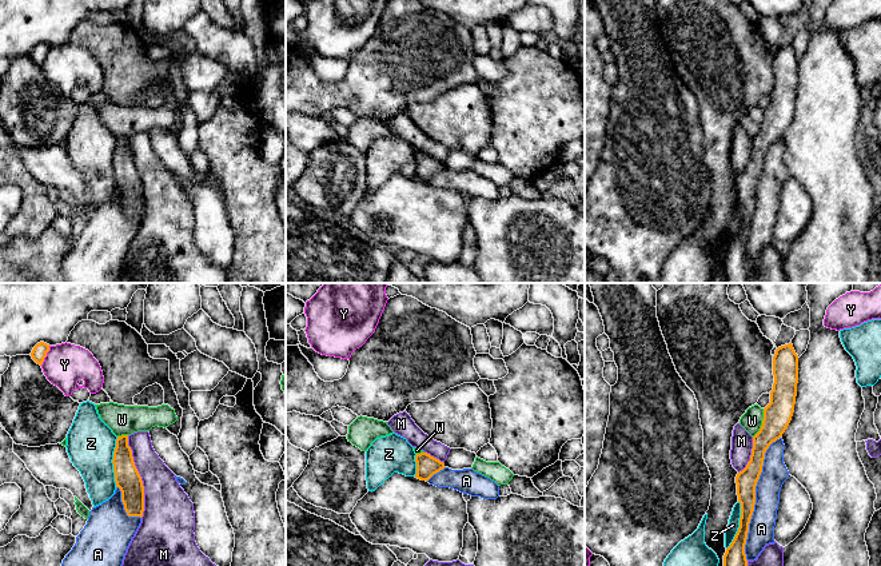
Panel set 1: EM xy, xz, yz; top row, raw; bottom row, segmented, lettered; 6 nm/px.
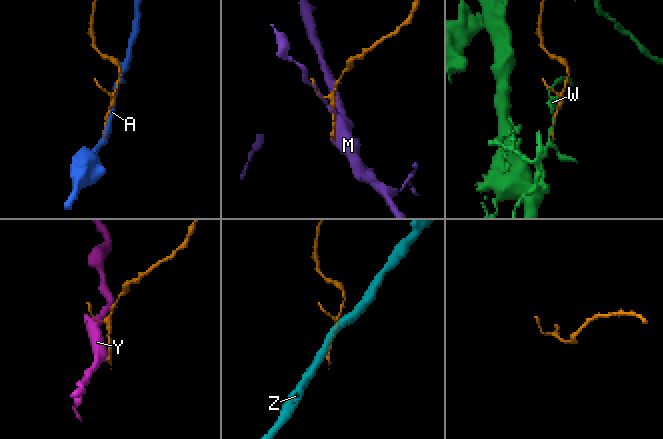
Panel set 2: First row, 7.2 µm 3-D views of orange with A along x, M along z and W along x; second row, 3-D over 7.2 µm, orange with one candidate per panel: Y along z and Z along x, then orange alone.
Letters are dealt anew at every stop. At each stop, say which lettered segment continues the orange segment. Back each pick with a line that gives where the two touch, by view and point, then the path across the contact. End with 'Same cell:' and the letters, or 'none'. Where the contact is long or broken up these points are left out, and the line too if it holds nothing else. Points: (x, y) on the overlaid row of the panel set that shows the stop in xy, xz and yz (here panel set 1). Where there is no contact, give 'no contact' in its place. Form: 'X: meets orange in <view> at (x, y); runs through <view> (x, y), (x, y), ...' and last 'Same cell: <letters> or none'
Same cell: none

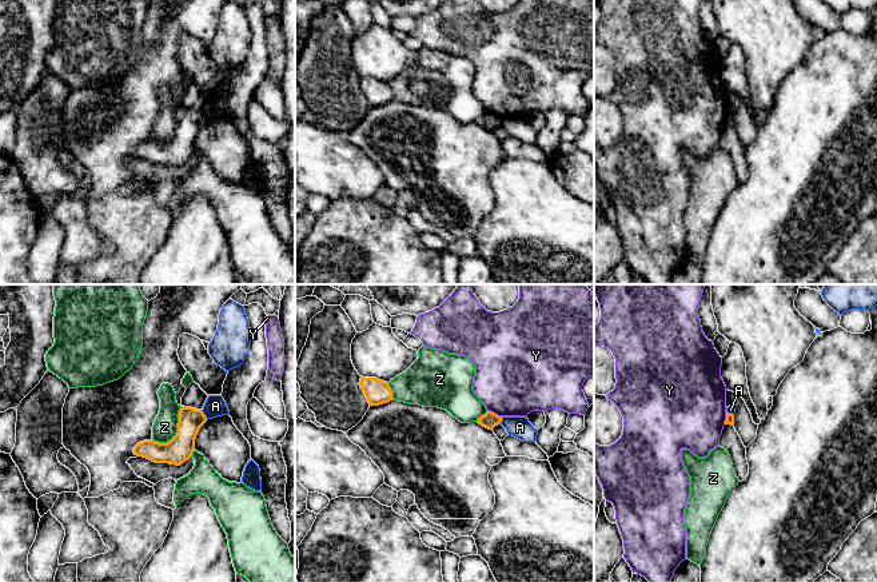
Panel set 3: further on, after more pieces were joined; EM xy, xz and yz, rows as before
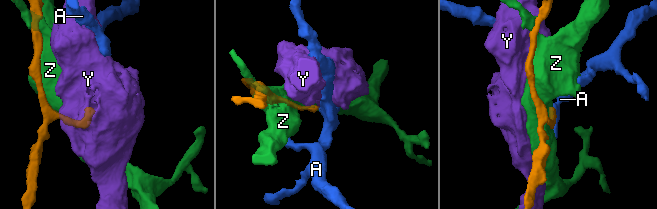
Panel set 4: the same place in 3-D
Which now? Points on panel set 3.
Same cell: none

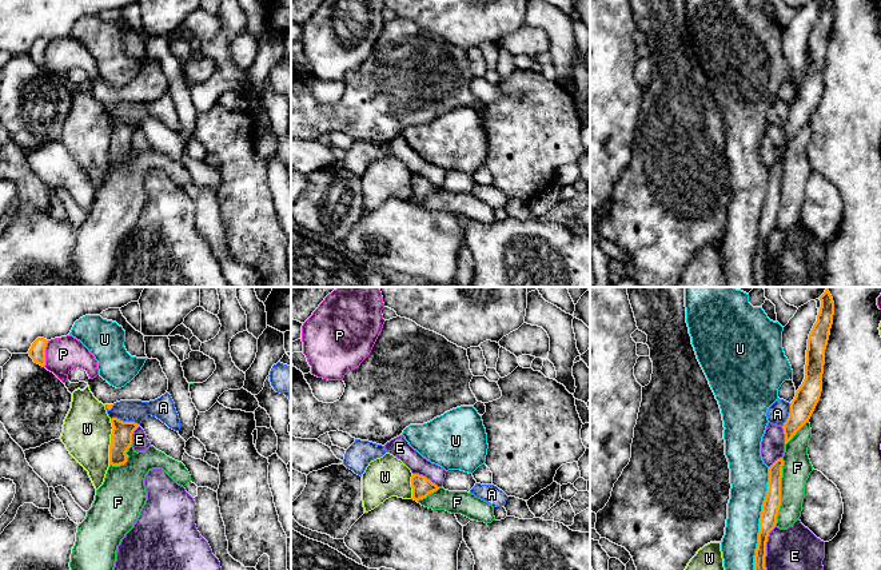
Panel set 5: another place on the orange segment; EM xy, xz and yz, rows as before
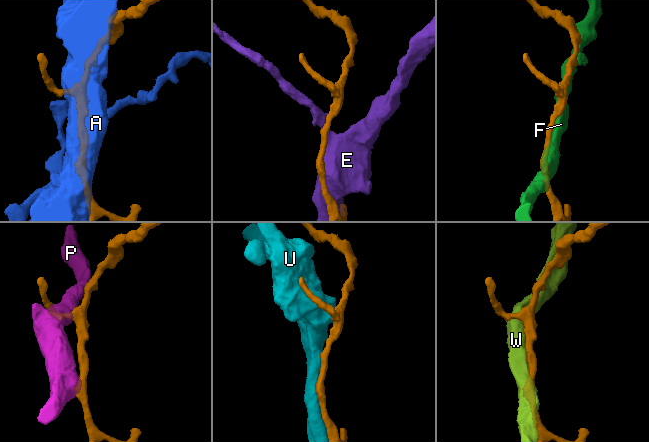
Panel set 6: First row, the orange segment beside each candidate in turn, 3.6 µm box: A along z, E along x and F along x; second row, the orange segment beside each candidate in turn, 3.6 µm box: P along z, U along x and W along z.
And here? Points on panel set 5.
Same cell: none

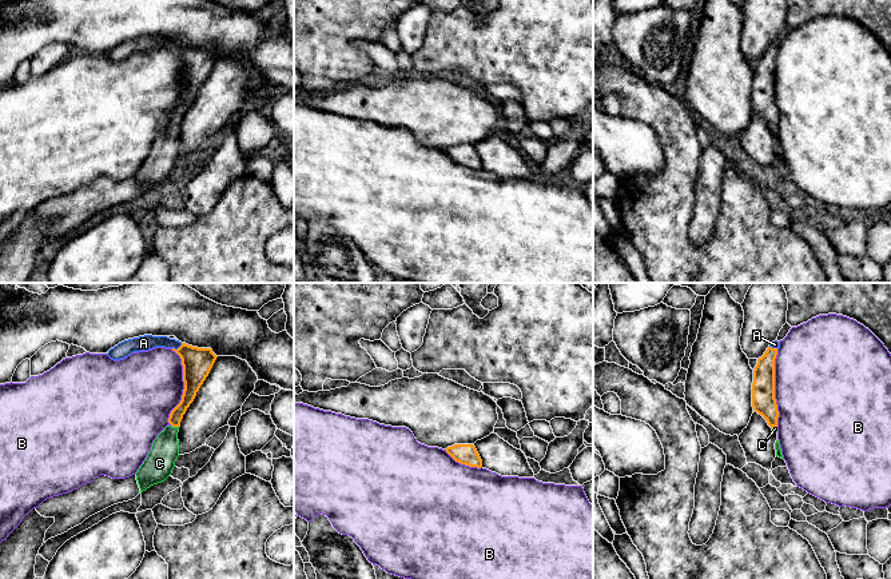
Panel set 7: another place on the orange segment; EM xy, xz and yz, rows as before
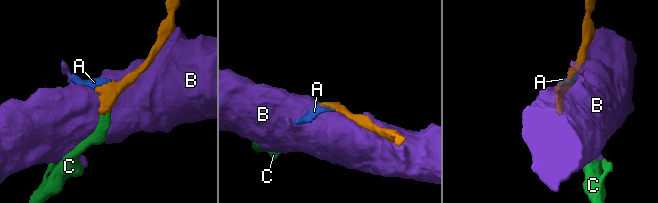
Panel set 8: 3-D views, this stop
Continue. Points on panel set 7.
A: meets orange in xy at (178, 348); runs through xy (197, 363), (178, 348), (166, 342), (143, 343)
C: meets orange in xy at (175, 426); runs through xy (190, 390), (175, 416), (175, 426), (167, 439), (159, 463)
Same cell: A, C

